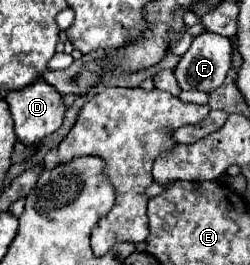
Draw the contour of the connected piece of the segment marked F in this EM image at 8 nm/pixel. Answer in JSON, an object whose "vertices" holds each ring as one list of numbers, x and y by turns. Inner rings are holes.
{"vertices":[[201,33,193,39,189,51,175,67,175,79,183,91,213,91,223,81,231,67,229,39,213,33]]}

